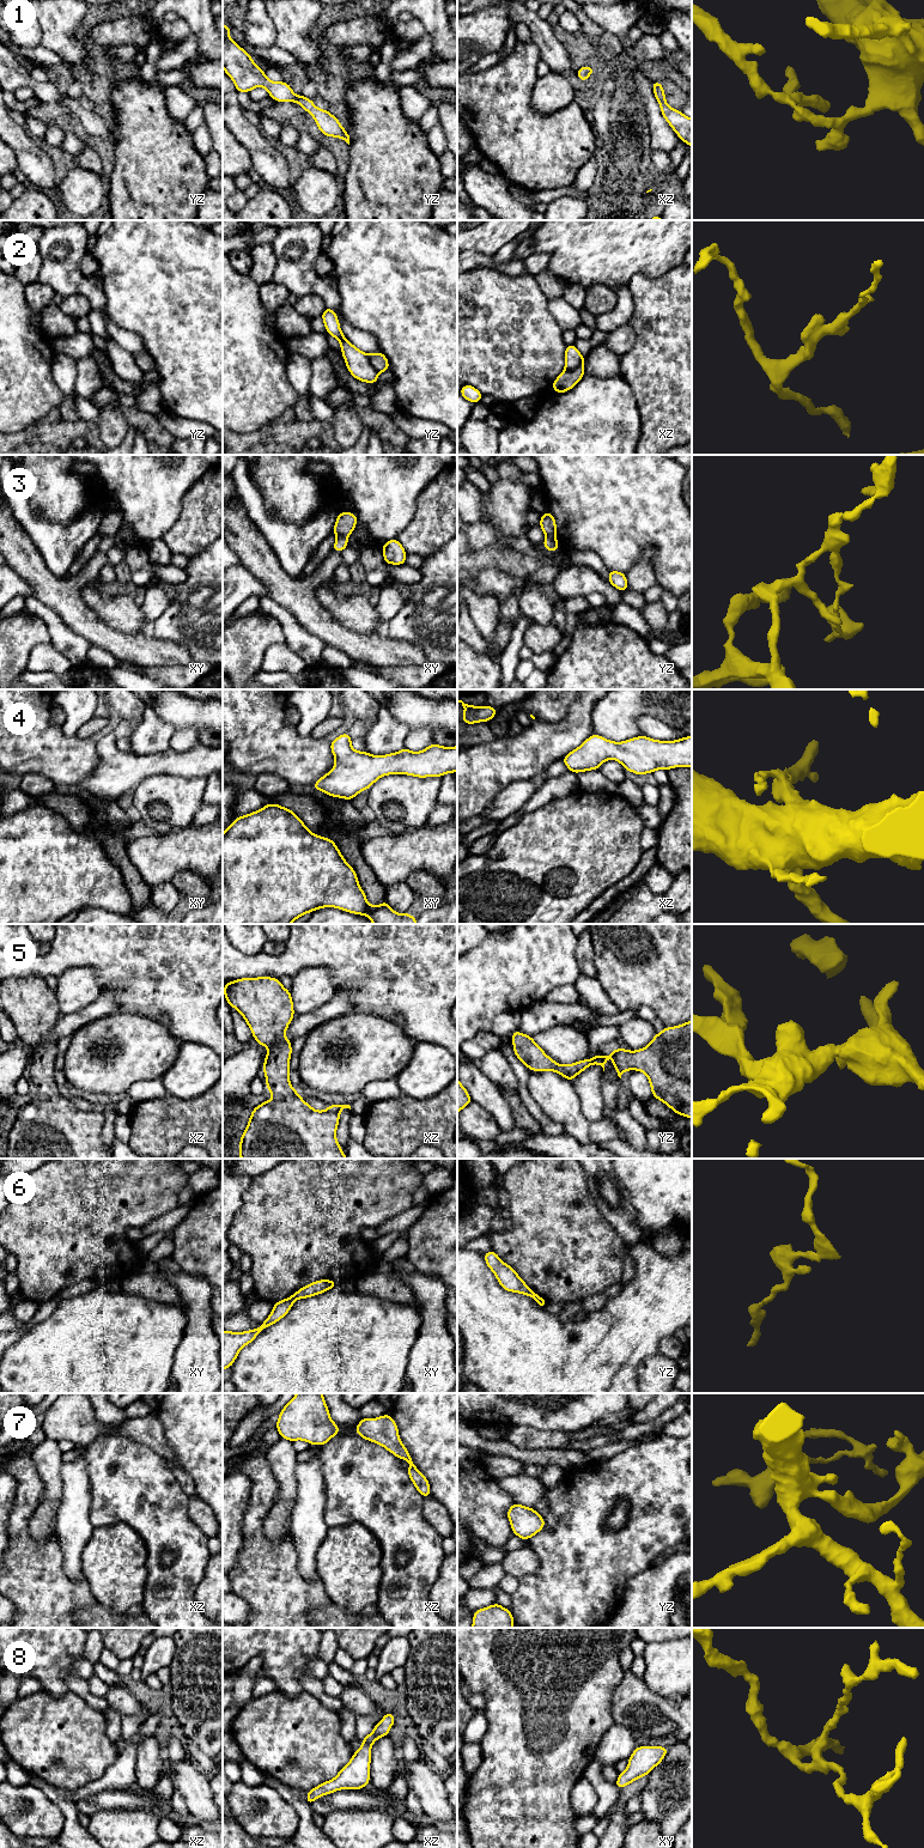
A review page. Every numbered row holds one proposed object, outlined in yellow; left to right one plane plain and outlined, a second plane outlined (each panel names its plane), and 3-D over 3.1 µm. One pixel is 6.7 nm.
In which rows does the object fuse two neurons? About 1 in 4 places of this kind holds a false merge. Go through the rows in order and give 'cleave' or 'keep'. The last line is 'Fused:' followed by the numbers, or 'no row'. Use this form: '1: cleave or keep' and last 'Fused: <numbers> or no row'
1: keep
2: cleave
3: cleave
4: keep
5: keep
6: cleave
7: keep
8: keep
Fused: 2, 3, 6

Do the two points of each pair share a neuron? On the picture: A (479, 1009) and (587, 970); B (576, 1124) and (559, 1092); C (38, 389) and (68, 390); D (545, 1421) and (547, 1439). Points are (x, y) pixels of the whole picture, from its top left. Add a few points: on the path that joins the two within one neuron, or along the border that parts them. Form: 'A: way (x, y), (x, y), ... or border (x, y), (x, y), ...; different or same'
A: border (576, 944), (575, 958), (581, 973); different
B: way (570, 1116), (559, 1100); same
C: border (50, 364), (53, 380), (64, 396); different
D: border (518, 1424), (543, 1430), (573, 1432); different

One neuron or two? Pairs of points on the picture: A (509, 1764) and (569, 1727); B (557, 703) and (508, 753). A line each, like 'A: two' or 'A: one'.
A: one
B: two

